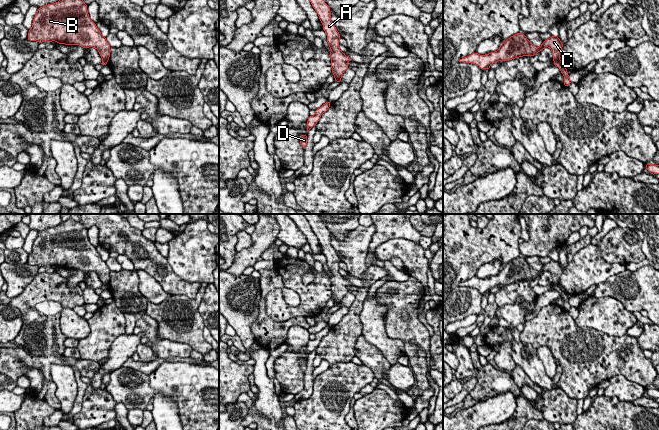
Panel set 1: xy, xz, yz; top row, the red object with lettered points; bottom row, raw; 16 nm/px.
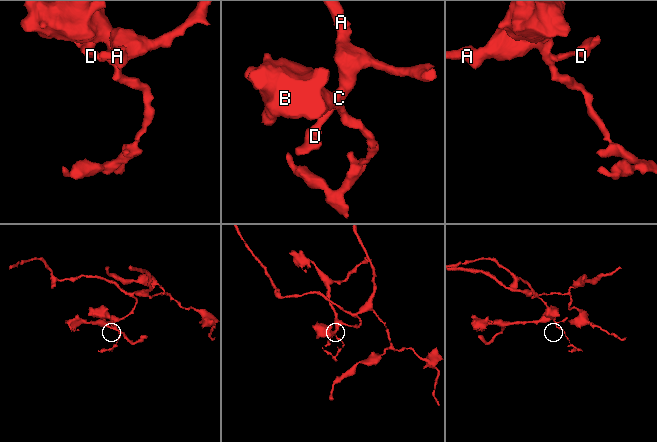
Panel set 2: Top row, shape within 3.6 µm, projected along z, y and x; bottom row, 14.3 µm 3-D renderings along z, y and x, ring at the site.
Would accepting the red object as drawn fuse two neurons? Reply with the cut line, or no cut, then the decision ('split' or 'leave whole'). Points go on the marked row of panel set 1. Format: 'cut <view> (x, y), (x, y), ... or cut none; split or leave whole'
cut yz (558, 58), (554, 61); split

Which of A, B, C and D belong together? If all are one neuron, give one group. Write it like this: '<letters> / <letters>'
A B C / D

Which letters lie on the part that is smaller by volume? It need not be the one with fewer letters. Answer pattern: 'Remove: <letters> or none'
Remove: D

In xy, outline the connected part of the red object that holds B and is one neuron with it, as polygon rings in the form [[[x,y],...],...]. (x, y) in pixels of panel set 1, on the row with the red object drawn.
[[[59,0],[39,7],[27,39],[79,45],[84,49],[93,47],[104,61],[109,61],[111,46],[90,19],[87,7],[83,0]]]

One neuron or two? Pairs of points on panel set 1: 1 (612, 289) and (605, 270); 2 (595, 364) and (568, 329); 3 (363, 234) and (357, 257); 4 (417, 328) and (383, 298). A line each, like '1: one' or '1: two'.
1: two
2: one
3: one
4: one

